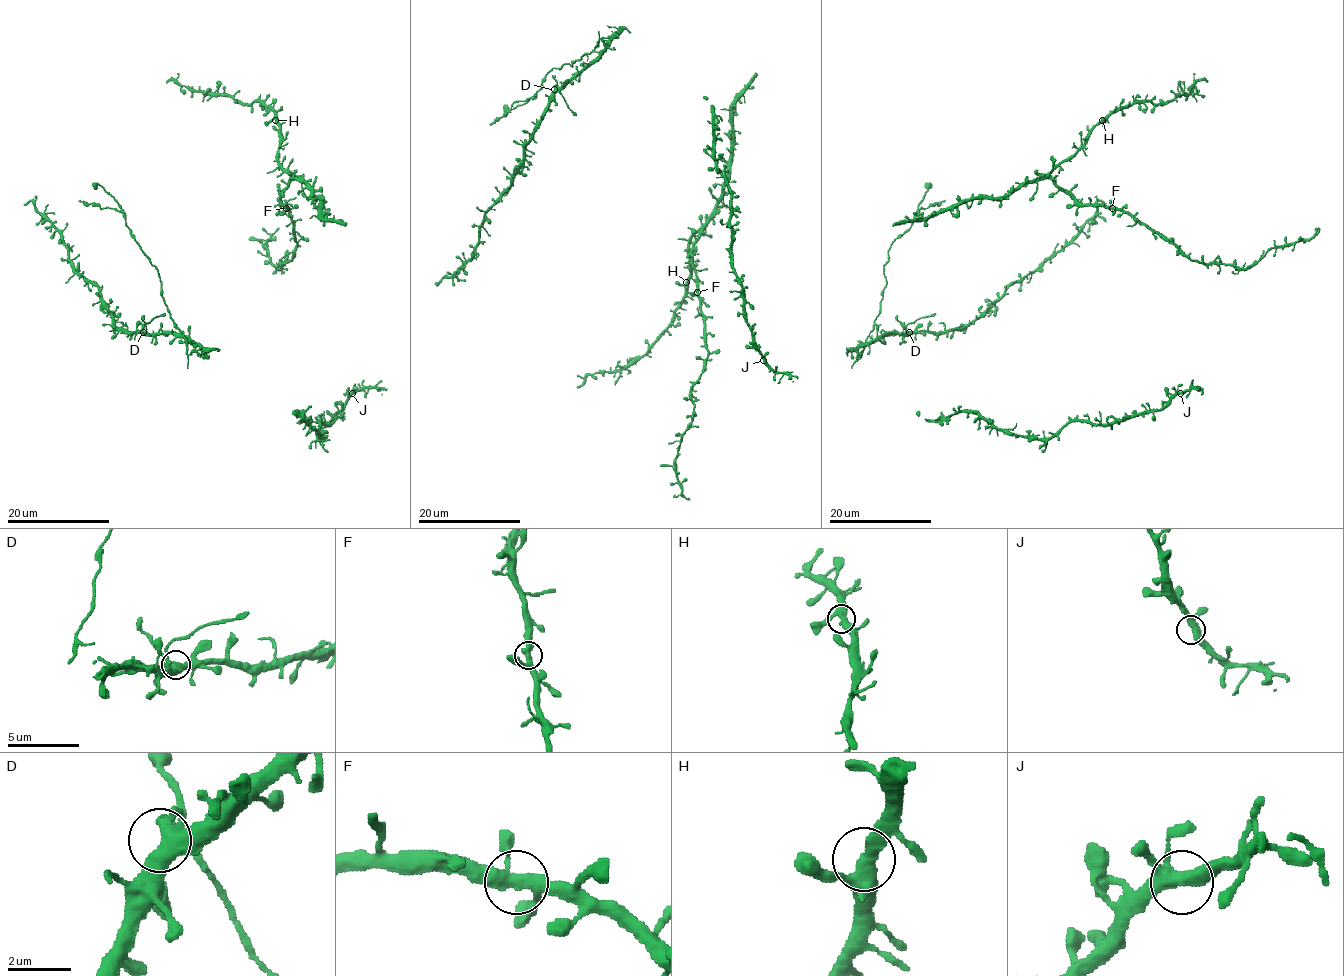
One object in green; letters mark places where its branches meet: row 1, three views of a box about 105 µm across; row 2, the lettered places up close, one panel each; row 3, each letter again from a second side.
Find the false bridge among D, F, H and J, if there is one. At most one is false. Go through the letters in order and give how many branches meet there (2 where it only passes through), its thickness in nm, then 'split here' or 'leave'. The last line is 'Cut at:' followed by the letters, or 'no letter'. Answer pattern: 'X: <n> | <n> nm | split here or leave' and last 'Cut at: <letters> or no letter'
D: 4 | 440 nm | leave
F: 4 | 360 nm | leave
H: 4 | 360 nm | leave
J: 4 | 380 nm | leave
Cut at: no letter

